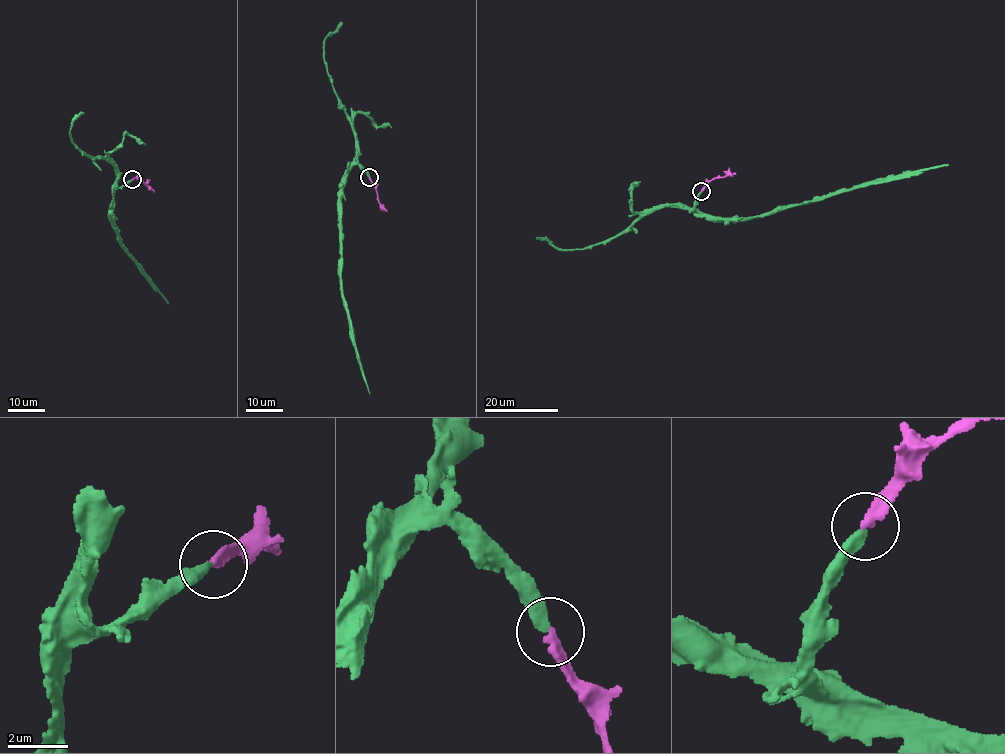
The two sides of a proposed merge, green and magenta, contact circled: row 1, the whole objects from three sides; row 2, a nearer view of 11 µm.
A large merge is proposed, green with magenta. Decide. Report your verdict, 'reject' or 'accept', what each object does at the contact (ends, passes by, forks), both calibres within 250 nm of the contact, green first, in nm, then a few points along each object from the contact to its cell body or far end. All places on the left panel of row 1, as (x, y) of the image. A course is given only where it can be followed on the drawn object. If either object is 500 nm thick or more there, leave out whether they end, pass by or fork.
accept | green ends | magenta ends | 300/320 nm | green via (132, 180), (115, 189), (111, 215), (124, 251), (169, 304) | magenta via (132, 180), (141, 178), (154, 192)

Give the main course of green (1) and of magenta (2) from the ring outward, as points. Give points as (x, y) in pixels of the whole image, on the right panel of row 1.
1: (701, 191), (695, 210), (718, 218), (756, 217), (949, 165)
2: (701, 191), (715, 178), (735, 174)

